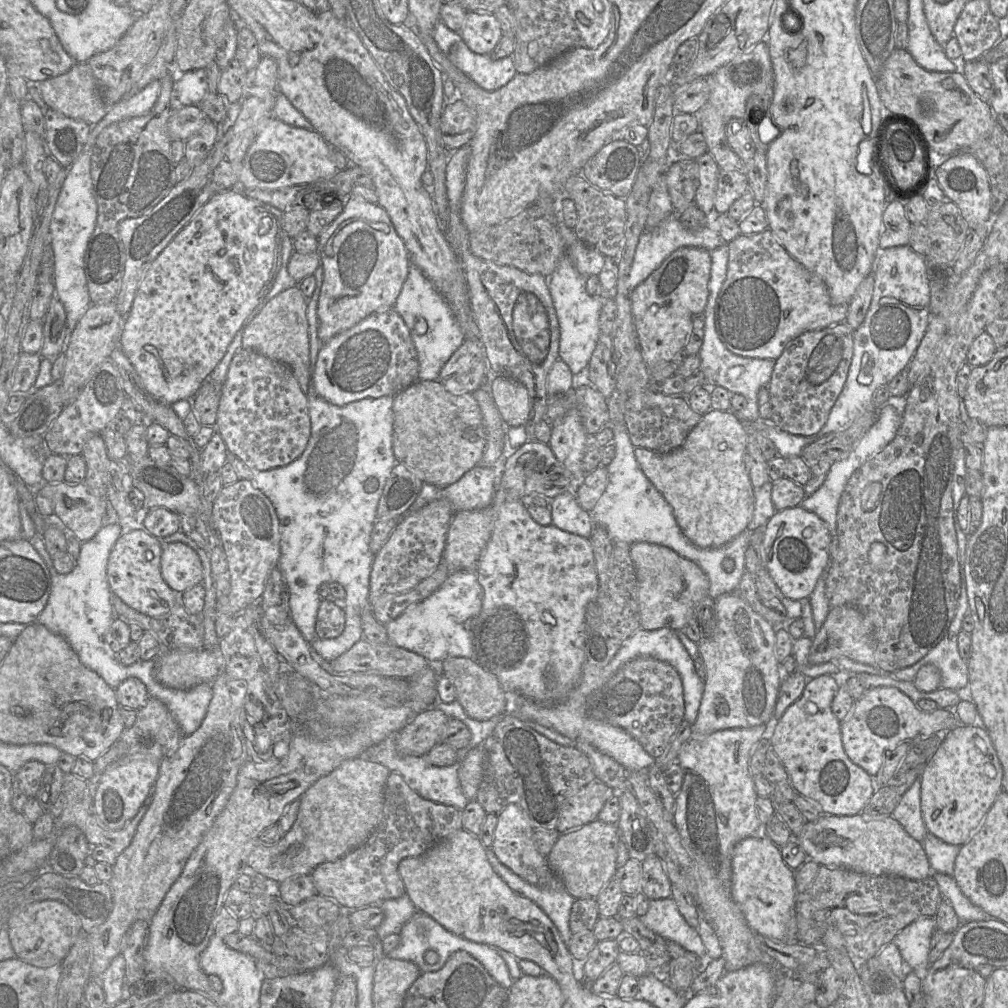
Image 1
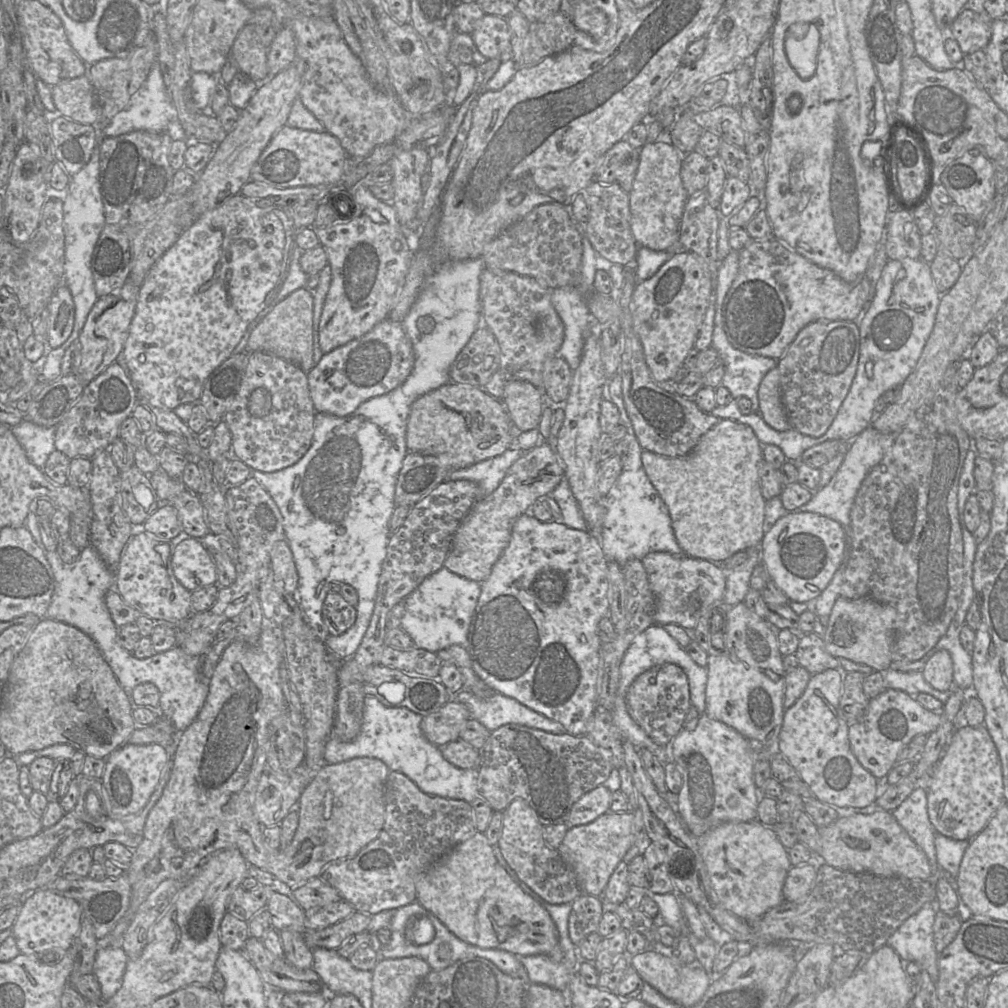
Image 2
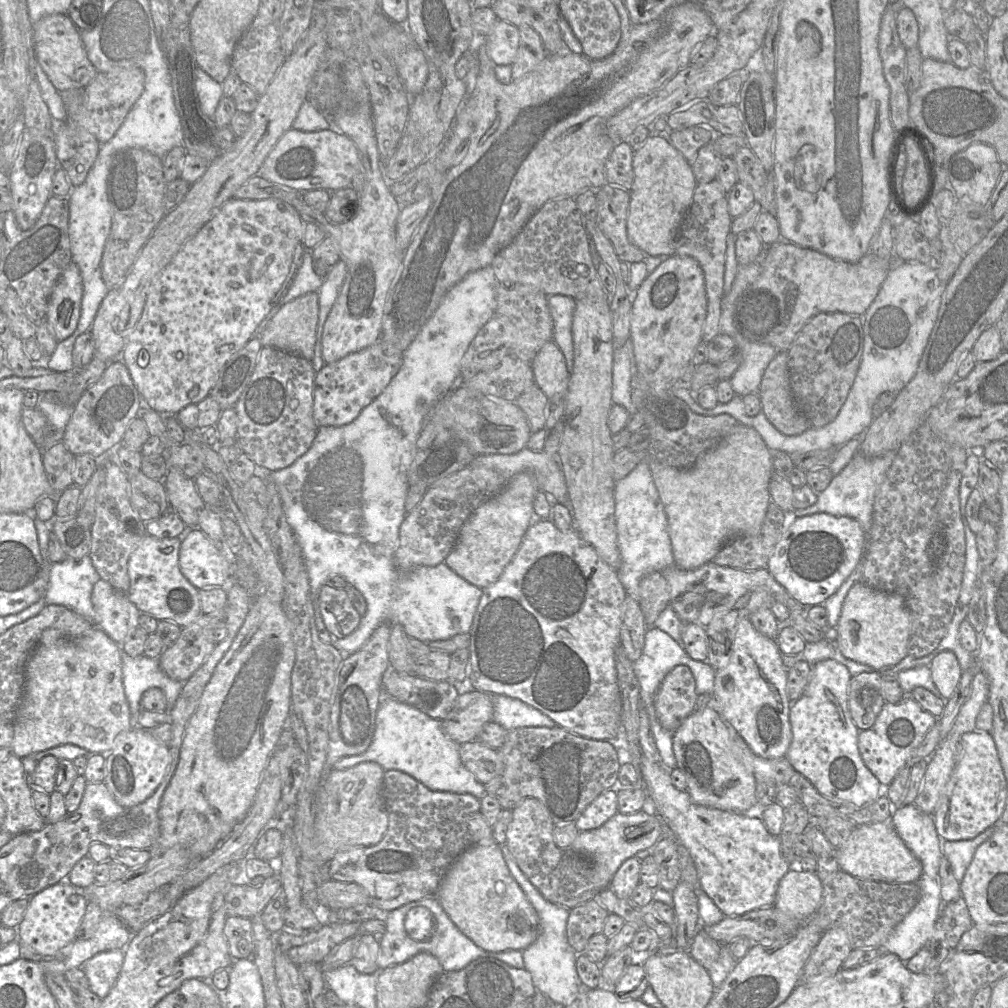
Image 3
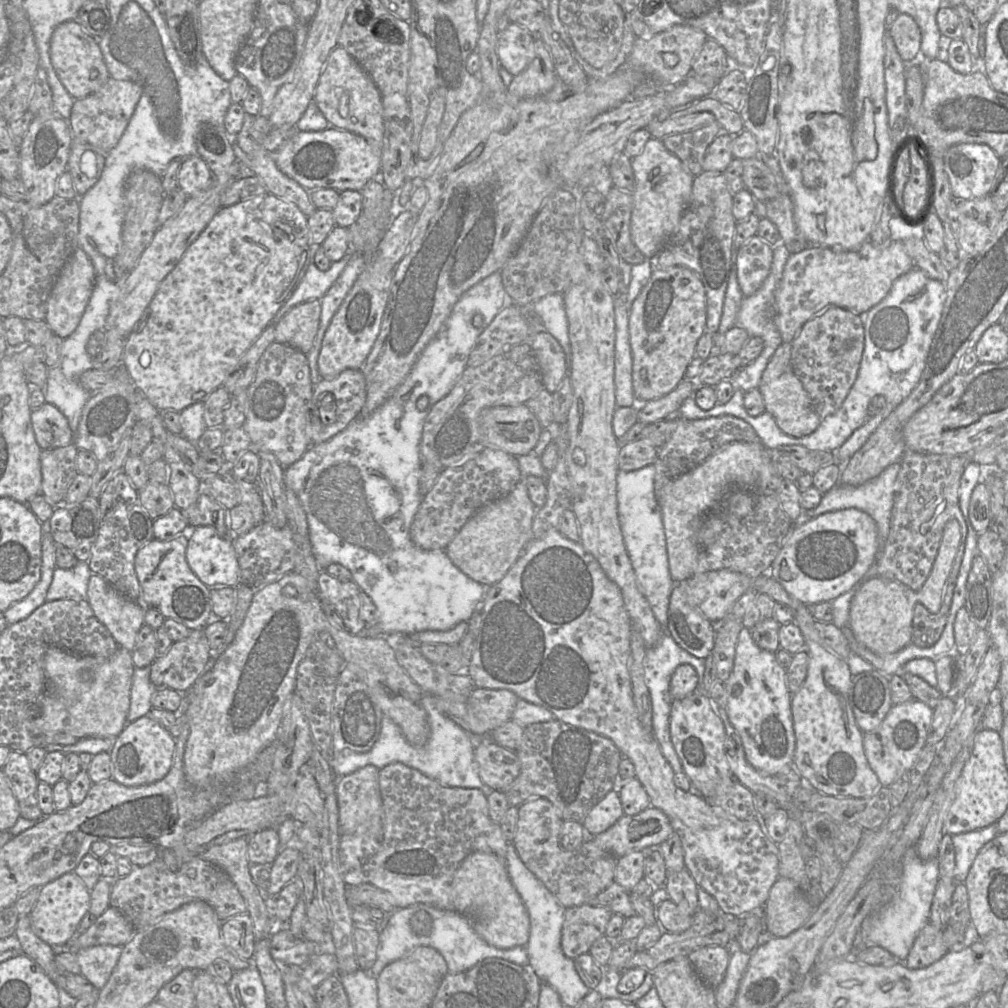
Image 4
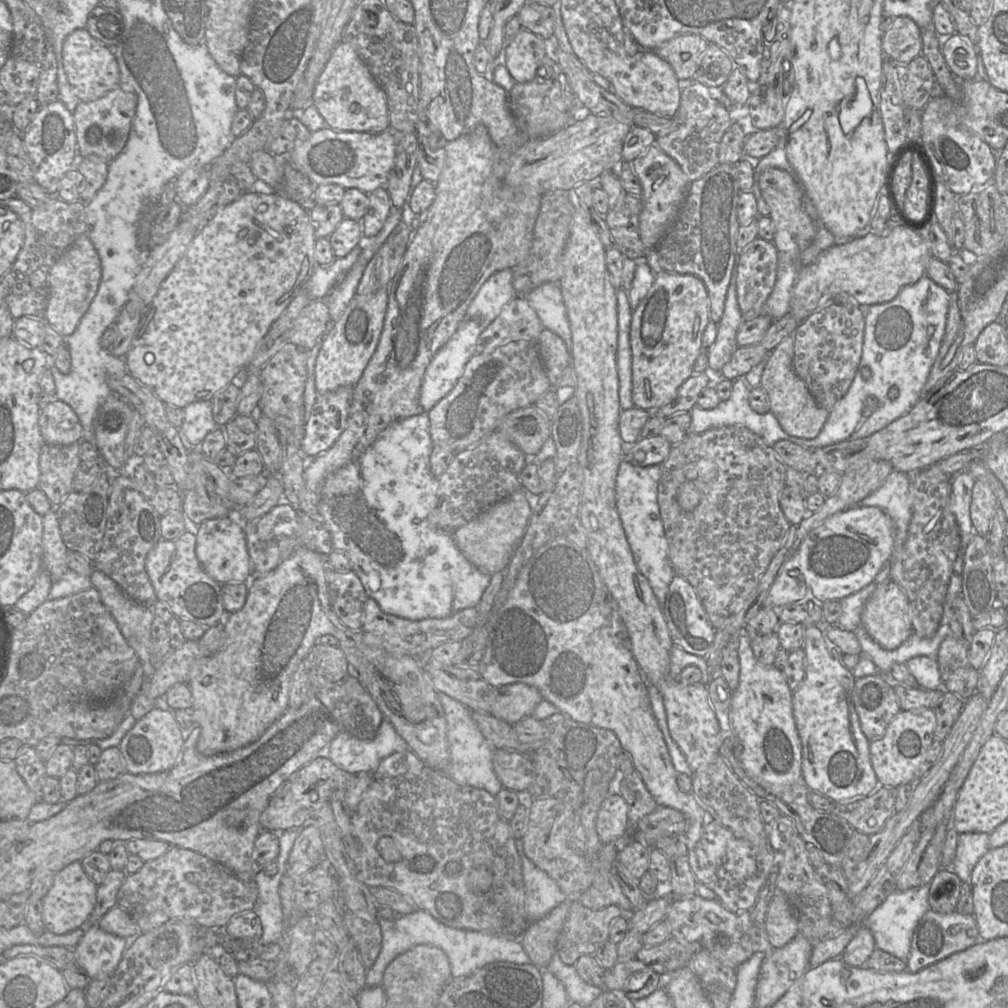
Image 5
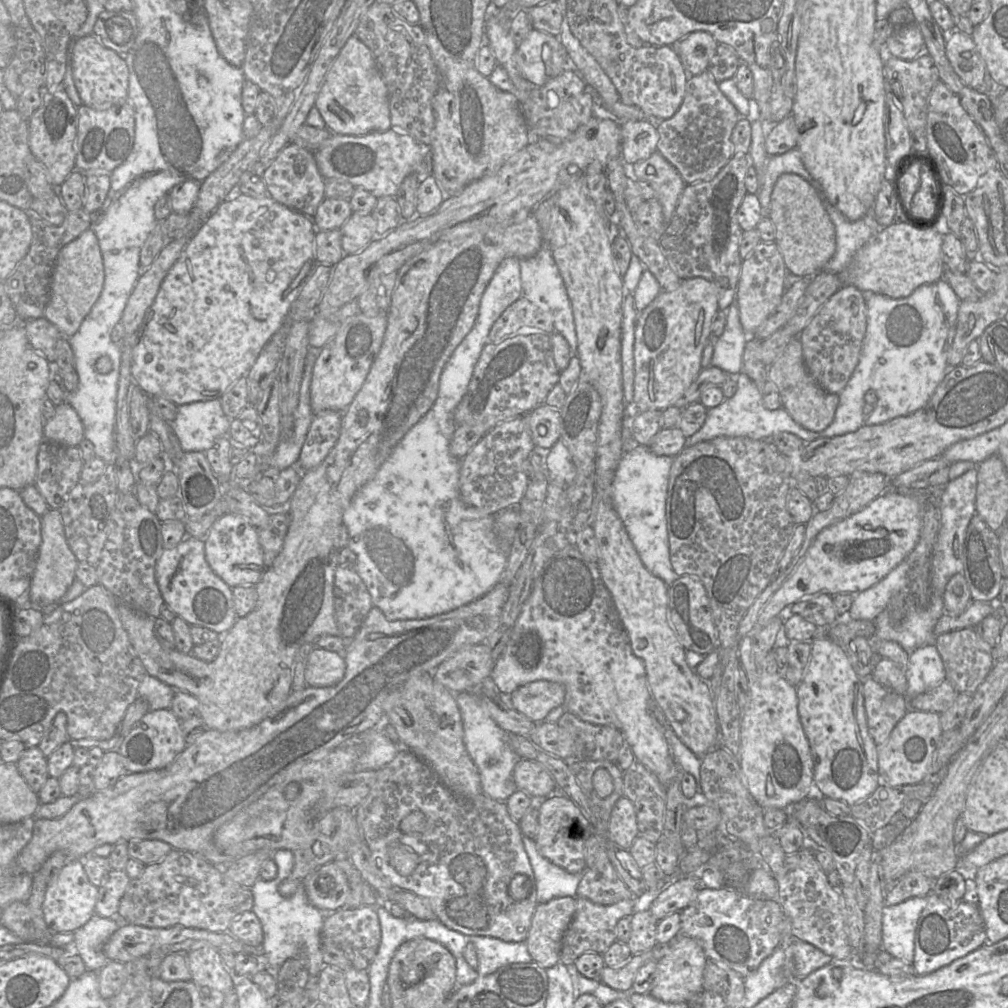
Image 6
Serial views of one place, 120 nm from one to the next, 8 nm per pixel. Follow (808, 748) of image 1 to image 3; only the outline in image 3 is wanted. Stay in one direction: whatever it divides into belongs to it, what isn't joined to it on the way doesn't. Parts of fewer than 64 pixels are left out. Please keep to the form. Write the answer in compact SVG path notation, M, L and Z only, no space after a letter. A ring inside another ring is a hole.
M835 659L823 660L812 666L807 686L790 707L792 740L785 757L822 796L862 806L878 798L880 782L865 766L859 753L859 730L847 705L851 677L847 667Z

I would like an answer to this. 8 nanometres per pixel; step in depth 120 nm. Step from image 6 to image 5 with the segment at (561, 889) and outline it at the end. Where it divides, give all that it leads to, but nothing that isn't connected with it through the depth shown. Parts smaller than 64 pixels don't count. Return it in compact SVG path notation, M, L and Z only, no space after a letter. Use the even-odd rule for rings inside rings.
M522 839L515 841L522 861L522 873L525 885L525 909L529 921L536 921L561 903L568 901L557 883L538 868L526 855Z

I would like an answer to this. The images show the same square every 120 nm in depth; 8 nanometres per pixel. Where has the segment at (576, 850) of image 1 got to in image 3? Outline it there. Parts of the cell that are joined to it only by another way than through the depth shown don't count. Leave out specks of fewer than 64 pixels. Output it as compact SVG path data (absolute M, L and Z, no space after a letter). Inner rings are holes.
M650 798L643 810L632 814L618 812L602 826L580 831L571 848L590 858L599 877L604 881L611 882L614 874L625 860L634 857L641 850L654 846L663 836L663 823L660 817L655 815L655 803Z

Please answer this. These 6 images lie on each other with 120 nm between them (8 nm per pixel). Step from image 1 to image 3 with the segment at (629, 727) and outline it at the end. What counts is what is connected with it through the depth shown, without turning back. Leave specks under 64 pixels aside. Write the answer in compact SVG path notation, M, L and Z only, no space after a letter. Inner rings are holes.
M677 665L662 680L654 697L656 717L672 734L694 712L697 701L695 678L686 665Z

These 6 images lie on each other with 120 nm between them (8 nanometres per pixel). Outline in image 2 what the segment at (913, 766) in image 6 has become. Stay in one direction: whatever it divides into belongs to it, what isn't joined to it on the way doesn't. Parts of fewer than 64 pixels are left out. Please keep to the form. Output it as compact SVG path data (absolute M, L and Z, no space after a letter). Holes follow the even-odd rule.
M887 689L870 699L861 721L849 724L848 739L853 755L863 768L877 780L885 779L895 765L898 753L912 738L928 735L940 724L941 714L931 712L916 702L915 697Z

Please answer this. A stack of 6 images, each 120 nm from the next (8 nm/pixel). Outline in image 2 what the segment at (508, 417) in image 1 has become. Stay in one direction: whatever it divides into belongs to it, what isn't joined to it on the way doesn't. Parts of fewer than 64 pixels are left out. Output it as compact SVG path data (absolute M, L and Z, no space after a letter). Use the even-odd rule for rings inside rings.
M510 379L505 387L502 402L517 432L537 429L546 405L543 391L531 383Z

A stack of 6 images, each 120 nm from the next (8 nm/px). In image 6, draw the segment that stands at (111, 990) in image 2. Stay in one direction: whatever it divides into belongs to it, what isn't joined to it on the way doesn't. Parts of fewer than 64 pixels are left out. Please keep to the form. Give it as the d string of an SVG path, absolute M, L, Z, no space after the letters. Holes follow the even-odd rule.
M94 914L86 924L73 932L74 941L68 950L82 958L87 970L99 972L111 961L104 954L103 946L119 926L117 917L105 918Z

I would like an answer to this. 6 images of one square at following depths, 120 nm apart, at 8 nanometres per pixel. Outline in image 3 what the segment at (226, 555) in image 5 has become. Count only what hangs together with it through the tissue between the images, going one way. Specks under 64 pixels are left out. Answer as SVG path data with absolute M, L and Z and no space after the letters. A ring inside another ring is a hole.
M195 528L181 542L179 567L184 577L197 589L226 587L229 564L205 534Z

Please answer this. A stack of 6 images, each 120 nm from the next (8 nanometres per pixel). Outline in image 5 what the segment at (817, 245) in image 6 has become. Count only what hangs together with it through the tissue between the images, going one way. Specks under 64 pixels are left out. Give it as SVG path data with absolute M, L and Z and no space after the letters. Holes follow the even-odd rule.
M768 168L759 176L759 187L762 197L770 208L770 218L774 226L774 240L778 251L782 251L798 261L800 253L814 240L817 229L803 204L803 189L796 180L784 170Z

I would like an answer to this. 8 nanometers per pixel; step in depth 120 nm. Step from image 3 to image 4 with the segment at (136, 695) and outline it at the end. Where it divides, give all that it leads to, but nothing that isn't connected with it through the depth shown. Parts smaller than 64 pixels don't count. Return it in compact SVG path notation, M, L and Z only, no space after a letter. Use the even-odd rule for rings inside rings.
M150 666L135 667L132 676L128 722L150 713L153 708L151 699L156 689L157 687L150 679Z

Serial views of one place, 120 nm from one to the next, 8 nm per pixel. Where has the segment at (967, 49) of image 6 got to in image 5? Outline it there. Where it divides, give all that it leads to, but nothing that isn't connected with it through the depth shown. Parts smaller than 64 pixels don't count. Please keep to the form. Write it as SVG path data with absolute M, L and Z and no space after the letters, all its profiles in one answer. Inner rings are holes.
M957 32L945 42L942 53L950 71L959 80L977 78L978 49Z

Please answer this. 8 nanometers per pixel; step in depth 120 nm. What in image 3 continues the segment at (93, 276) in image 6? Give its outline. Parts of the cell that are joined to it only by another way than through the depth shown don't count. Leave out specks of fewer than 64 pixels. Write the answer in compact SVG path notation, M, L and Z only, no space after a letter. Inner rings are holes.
M71 262L53 289L46 314L46 321L58 342L67 339L76 330L82 296L82 276L78 266Z

